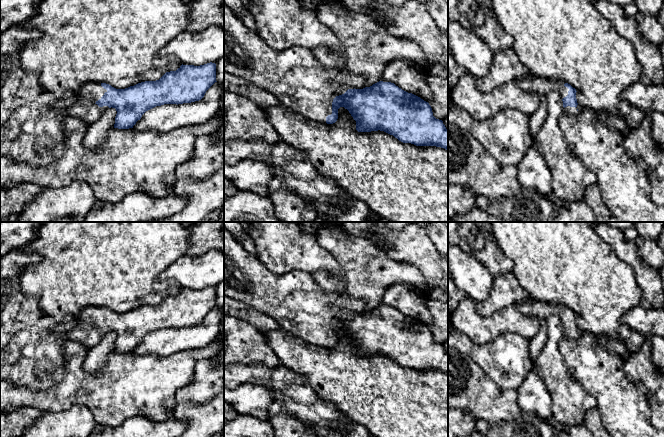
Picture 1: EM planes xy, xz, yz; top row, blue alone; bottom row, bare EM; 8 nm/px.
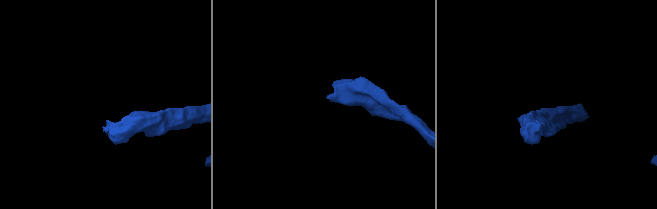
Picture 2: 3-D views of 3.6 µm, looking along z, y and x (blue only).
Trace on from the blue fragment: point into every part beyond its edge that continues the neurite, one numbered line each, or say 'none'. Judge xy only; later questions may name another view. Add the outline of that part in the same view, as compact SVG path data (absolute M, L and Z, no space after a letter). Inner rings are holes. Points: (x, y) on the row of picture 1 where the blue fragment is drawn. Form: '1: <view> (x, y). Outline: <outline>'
1: xy (84, 107). Outline: M99 82L86 83L75 93L76 101L66 109L66 113L86 120L89 124L101 117L108 106L99 107L96 102L107 92Z

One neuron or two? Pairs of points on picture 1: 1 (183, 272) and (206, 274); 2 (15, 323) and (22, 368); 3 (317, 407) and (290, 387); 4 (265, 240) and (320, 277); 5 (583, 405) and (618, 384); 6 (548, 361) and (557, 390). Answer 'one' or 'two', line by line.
1: one
2: two
3: one
4: two
5: two
6: one

